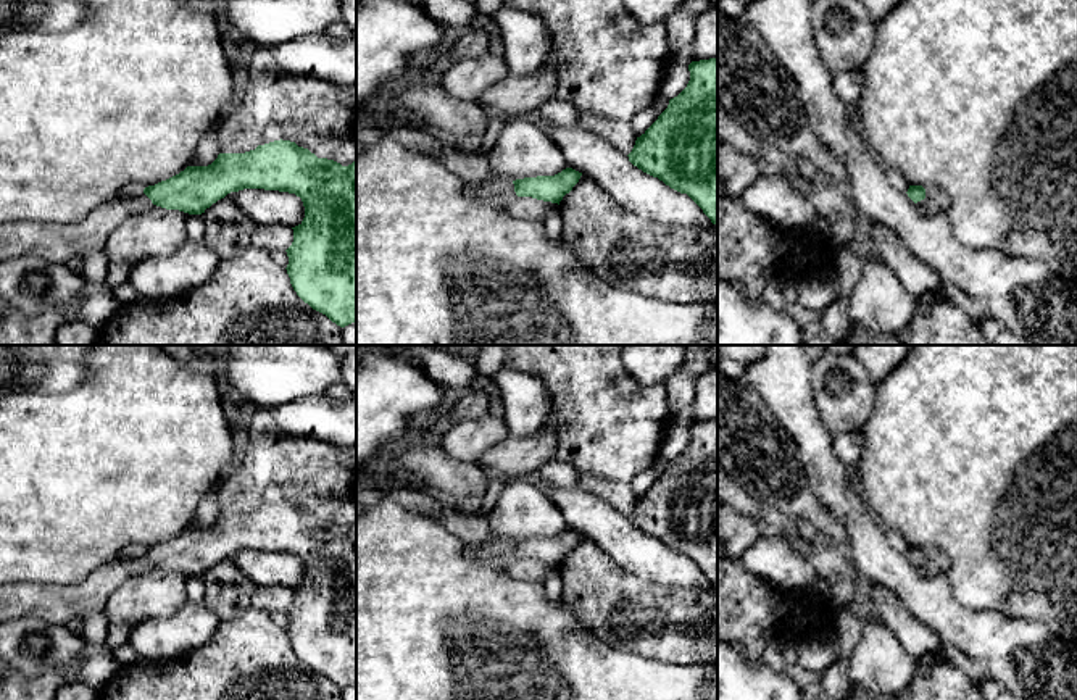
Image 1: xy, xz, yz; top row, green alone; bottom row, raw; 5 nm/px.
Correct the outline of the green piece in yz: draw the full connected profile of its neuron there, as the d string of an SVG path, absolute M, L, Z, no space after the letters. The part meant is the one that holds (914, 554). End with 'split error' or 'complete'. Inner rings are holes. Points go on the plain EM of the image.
M909 547L906 555L916 565L921 576L924 577L940 576L935 565L925 558L925 550L922 547Z; split error

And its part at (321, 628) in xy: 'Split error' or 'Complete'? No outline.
Split error

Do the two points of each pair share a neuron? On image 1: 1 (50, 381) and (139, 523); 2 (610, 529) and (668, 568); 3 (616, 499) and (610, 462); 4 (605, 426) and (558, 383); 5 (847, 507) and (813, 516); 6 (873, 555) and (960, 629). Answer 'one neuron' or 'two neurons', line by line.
1: two neurons
2: one neuron
3: two neurons
4: one neuron
5: two neurons
6: one neuron

